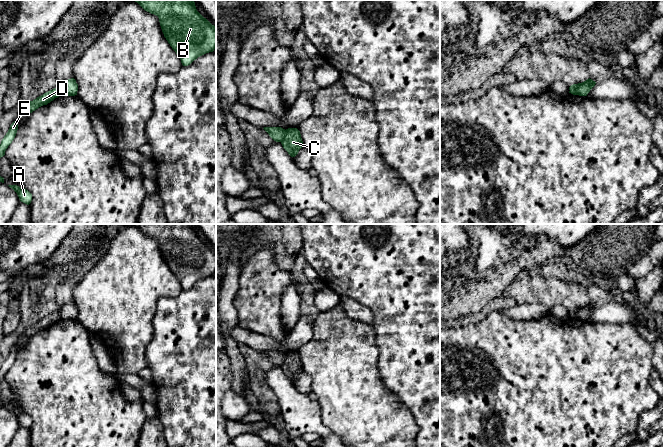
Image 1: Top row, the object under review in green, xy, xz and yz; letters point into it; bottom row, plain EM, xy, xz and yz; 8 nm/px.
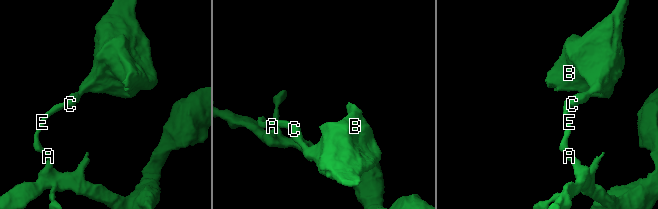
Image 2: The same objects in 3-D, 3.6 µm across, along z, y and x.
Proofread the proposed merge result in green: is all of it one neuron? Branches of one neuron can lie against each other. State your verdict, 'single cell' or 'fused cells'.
fused cells

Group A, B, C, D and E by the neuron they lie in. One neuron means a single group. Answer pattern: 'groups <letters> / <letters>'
groups A D E / B C

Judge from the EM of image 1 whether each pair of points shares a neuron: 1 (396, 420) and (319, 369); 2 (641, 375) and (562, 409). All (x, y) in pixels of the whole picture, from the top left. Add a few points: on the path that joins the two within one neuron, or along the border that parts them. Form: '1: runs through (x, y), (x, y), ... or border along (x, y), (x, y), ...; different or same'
1: runs through (377, 420), (338, 381); same
2: runs through (621, 375), (607, 375), (594, 388), (582, 389); same

